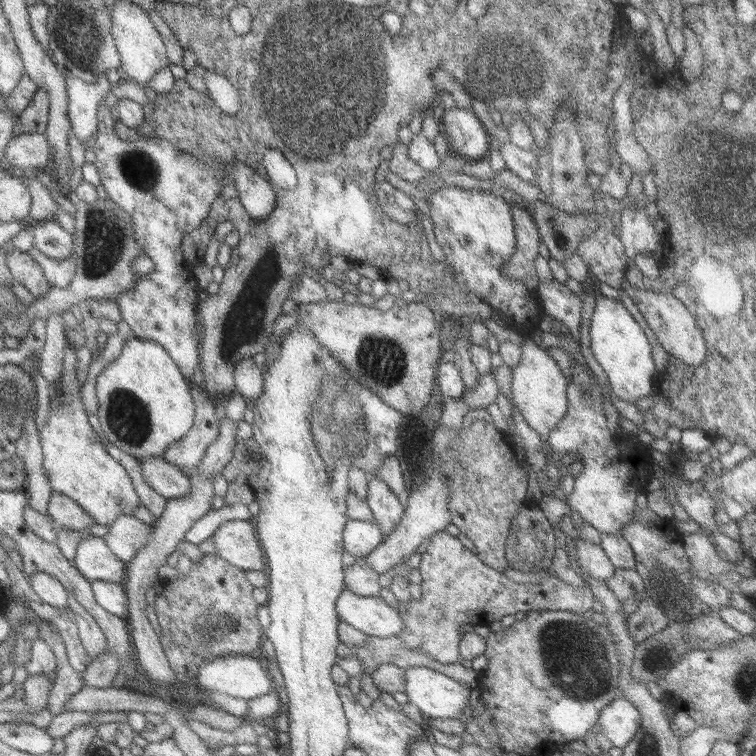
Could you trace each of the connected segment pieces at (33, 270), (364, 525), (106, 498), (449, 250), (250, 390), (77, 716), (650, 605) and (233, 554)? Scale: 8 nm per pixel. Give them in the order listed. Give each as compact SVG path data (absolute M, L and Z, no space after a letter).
M11 248L5 252L5 265L10 271L13 283L29 291L33 298L43 296L48 292L46 279L42 270L26 252Z
M348 520L343 527L343 550L355 559L365 556L383 540L383 534L373 522Z
M65 347L61 357L61 377L57 395L49 396L47 420L38 429L42 452L41 468L52 492L70 498L93 519L94 524L109 526L121 515L133 515L141 502L125 469L113 458L88 424L80 400L81 383L75 375L75 348Z
M449 186L434 190L428 194L429 219L433 224L433 234L439 248L443 251L443 266L452 273L452 280L466 292L472 293L488 304L494 318L504 327L518 334L529 335L538 330L541 320L539 298L535 291L529 291L515 280L510 280L502 274L502 267L514 251L515 236L513 222L508 205L496 195L485 190L462 190Z
M242 357L232 372L232 381L237 394L241 394L248 403L261 395L263 380L259 366L250 357Z
M61 711L59 714L52 715L49 725L45 727L45 732L51 738L63 738L73 727L85 725L85 723L103 724L106 722L126 721L127 713L125 712L65 712Z
M645 596L637 604L637 610L627 614L624 626L634 643L644 642L648 636L656 634L668 624L666 615L653 599Z
M228 520L208 538L215 555L243 571L265 571L265 556L257 542L252 521Z

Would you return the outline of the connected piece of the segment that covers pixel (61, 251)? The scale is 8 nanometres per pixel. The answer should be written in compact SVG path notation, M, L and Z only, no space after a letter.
M54 220L37 222L30 228L32 247L51 260L63 260L74 254L71 234Z

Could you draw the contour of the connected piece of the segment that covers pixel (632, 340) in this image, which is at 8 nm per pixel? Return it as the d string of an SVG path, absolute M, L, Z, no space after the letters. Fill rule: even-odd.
M600 297L595 300L593 313L589 318L589 348L597 364L607 376L607 384L617 400L632 403L653 392L657 372L651 360L651 346L639 328L639 324L631 317L620 301Z

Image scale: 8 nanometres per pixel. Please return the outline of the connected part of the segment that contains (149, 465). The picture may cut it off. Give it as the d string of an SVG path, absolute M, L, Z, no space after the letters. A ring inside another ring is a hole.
M160 457L139 460L139 469L147 485L166 500L181 498L189 492L188 477Z

